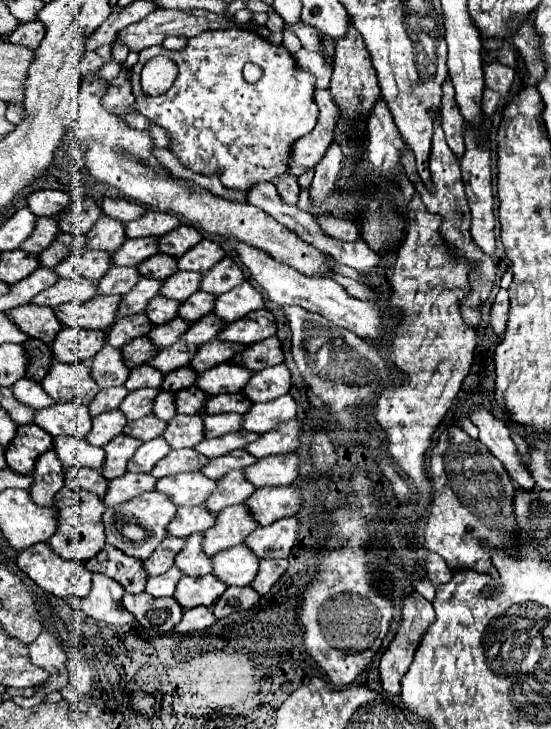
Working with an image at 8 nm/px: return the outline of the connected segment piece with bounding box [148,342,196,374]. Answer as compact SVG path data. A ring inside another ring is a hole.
M178 342L174 346L158 352L158 356L152 358L152 362L148 362L148 364L152 364L154 368L160 368L164 374L168 374L168 372L178 370L182 366L188 366L190 360L194 358L194 354L196 354L196 348L190 348L188 344Z

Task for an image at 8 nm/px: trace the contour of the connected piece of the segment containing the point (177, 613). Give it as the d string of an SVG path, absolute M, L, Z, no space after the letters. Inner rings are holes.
M146 592L140 594L124 594L124 608L128 608L128 612L132 612L136 616L136 620L140 622L140 626L144 630L152 630L158 628L160 632L170 632L182 618L184 608L174 600L174 598L154 598Z

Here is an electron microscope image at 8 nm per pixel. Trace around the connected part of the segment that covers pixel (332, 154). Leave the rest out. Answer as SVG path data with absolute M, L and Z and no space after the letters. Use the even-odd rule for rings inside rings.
M338 142L330 144L326 154L320 158L320 162L314 166L314 180L310 186L310 198L314 202L322 202L336 186L338 174L340 174L340 162L342 162L342 148Z

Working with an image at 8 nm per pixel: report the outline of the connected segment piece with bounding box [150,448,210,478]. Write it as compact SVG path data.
M194 448L188 450L170 450L154 468L152 468L152 476L162 478L162 476L170 476L170 474L178 474L178 472L192 472L192 470L202 470L208 464L208 456L198 454Z

